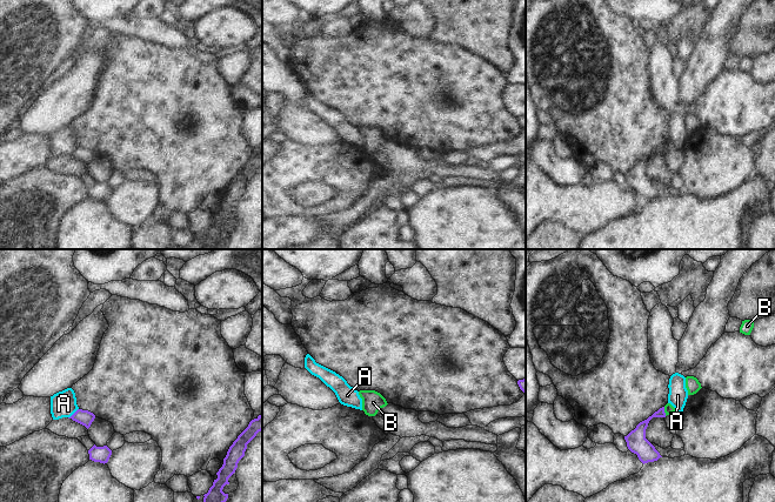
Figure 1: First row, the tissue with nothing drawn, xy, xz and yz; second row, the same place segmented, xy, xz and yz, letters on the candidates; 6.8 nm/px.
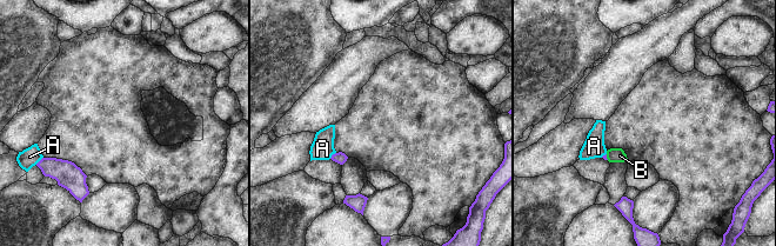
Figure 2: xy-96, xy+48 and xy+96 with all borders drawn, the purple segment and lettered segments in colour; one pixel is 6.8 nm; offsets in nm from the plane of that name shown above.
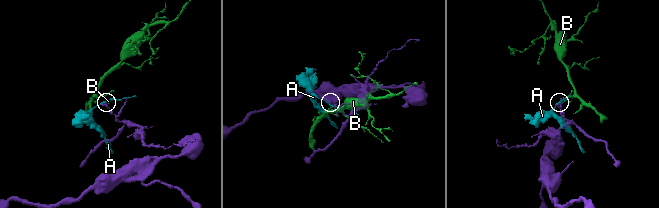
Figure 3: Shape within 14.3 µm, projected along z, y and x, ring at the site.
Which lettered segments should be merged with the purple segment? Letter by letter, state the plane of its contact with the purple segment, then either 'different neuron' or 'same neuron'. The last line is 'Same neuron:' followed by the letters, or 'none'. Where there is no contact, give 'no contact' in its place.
A: xy | different neuron
B: yz | different neuron
Same neuron: none

